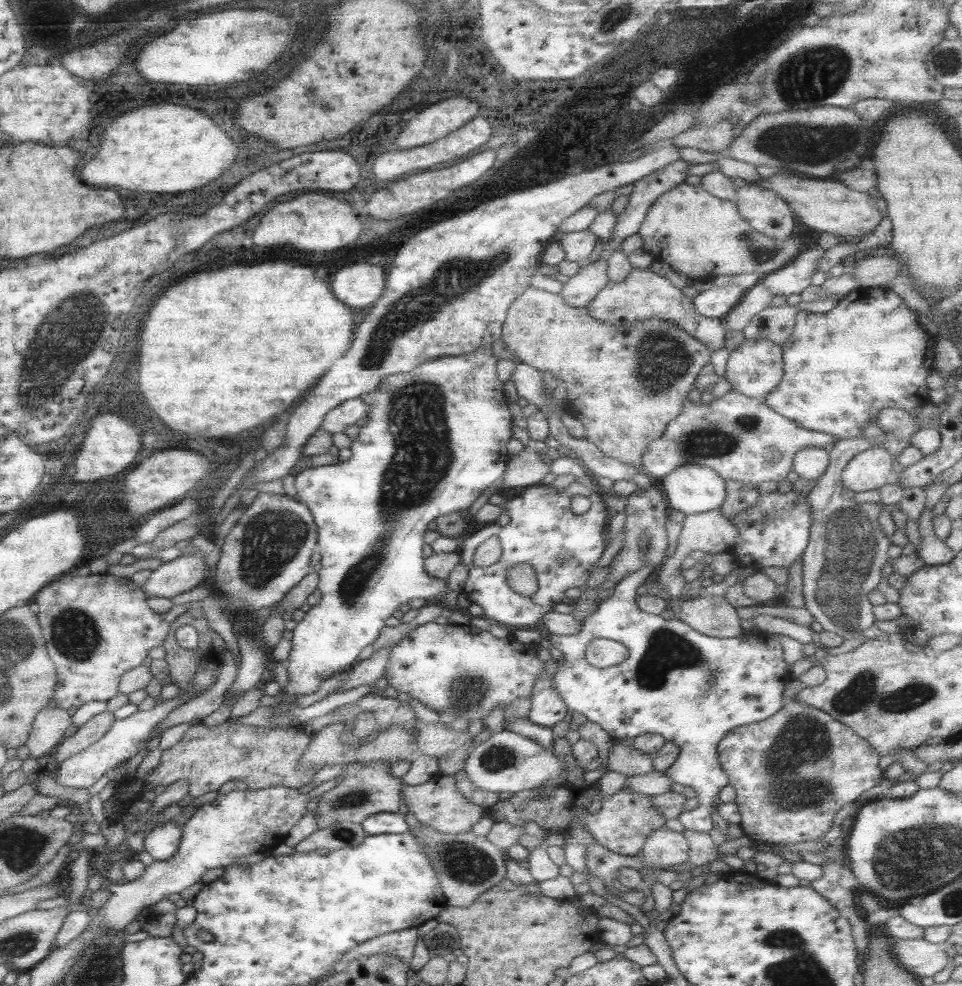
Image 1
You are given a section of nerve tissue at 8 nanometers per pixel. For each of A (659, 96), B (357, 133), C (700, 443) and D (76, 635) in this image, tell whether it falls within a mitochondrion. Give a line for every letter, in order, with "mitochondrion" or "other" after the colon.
A: other
B: other
C: mitochondrion
D: mitochondrion

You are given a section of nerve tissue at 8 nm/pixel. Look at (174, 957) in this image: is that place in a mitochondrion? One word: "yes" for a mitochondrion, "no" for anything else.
no

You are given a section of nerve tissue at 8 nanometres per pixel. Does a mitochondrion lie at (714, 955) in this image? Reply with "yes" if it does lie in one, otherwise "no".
no

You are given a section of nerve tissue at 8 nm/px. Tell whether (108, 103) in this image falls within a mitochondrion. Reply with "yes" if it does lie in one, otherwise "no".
no

